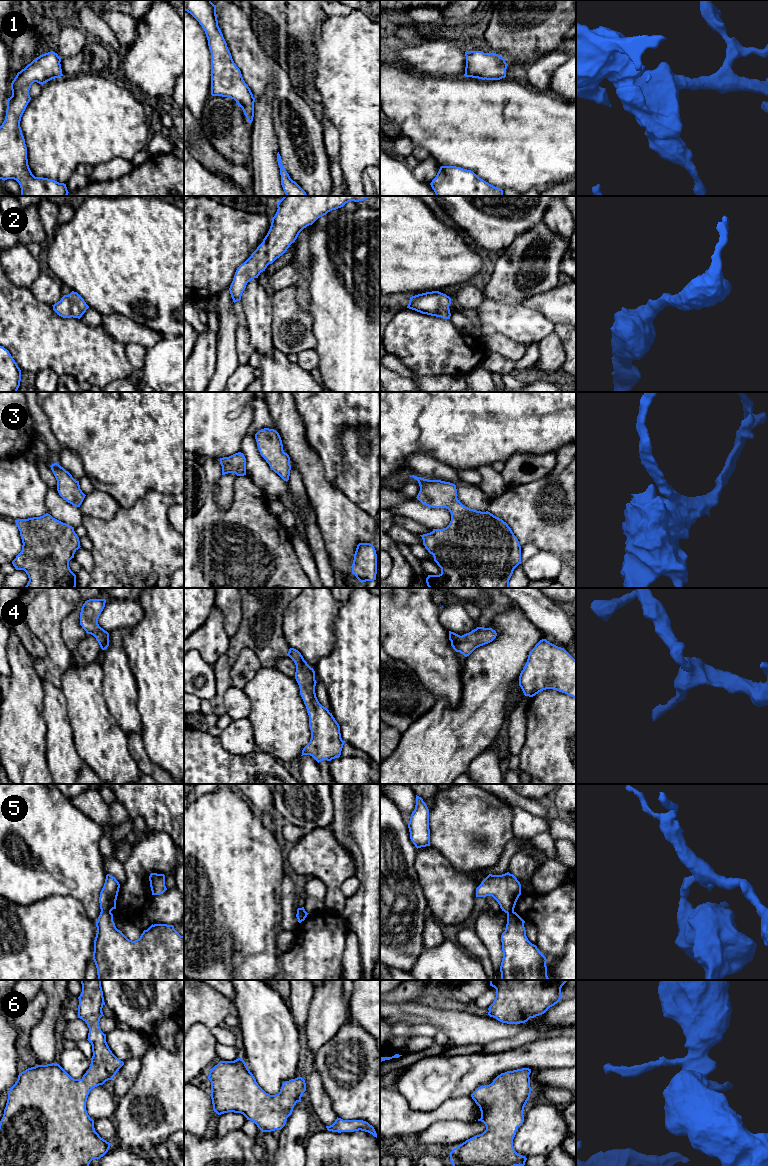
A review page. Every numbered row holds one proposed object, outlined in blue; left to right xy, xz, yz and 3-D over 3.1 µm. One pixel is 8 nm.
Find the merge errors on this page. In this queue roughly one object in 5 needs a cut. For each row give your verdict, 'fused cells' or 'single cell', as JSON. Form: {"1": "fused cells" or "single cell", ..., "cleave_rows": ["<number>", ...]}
{"1": "single cell", "2": "single cell", "3": "single cell", "4": "single cell", "5": "fused cells", "6": "single cell", "cleave_rows": ["5"]}

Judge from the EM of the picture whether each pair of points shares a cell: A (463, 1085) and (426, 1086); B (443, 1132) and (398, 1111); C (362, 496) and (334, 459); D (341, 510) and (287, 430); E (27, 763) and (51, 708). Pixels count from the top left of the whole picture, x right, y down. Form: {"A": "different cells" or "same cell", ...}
{"A": "same cell", "B": "different cells", "C": "different cells", "D": "same cell", "E": "different cells"}

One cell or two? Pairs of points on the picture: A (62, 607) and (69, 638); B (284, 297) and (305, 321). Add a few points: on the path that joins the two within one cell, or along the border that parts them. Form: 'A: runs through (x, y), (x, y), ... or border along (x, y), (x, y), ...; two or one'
A: border along (80, 599), (79, 603), (61, 622), (62, 640); two
B: runs through (287, 303), (299, 315); one

